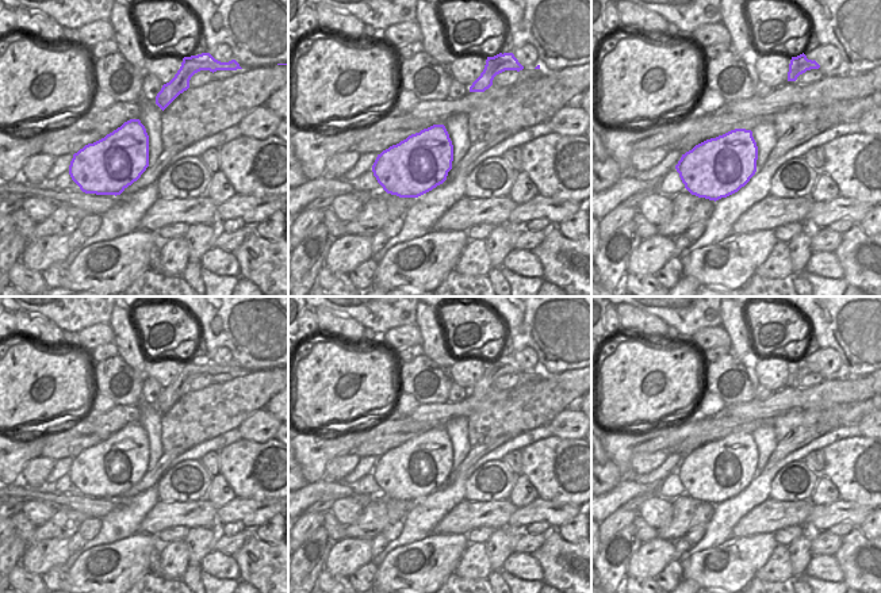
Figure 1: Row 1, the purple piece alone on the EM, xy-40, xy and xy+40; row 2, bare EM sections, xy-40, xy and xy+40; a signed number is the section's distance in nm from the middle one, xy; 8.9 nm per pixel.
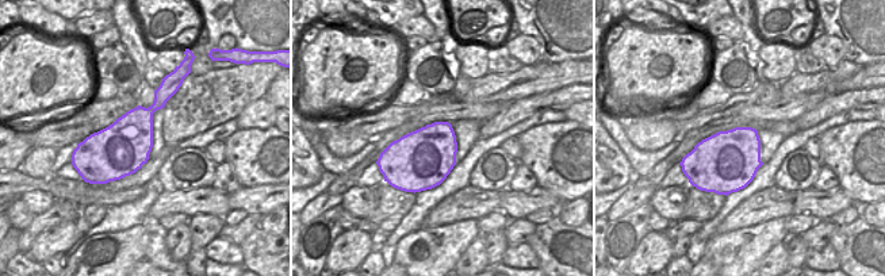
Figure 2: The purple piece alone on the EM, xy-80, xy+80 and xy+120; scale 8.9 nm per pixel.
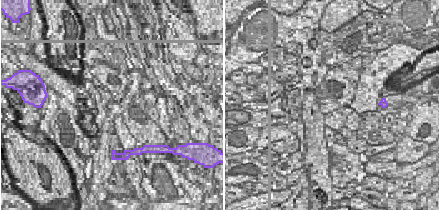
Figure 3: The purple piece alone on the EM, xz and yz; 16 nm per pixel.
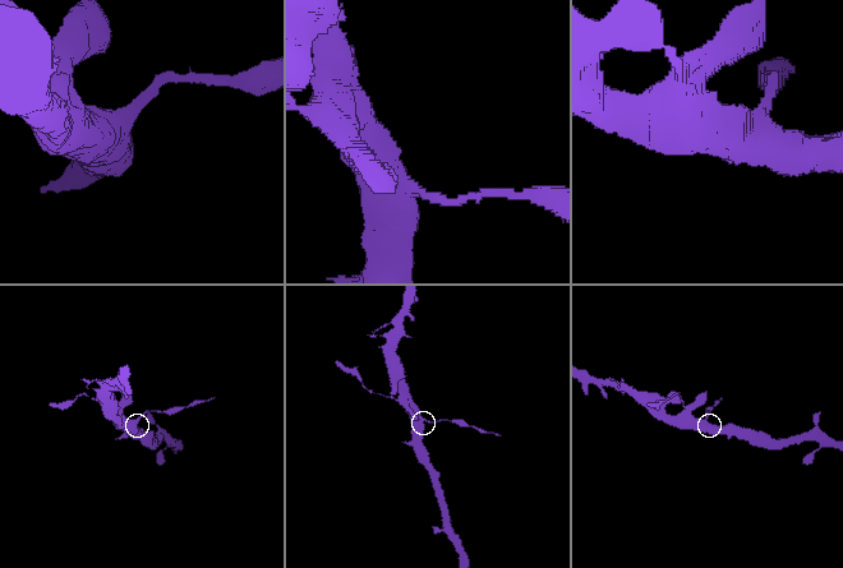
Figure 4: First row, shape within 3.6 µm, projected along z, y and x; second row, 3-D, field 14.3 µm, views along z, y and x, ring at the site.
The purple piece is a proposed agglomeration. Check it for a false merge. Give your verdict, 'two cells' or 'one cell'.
two cells

